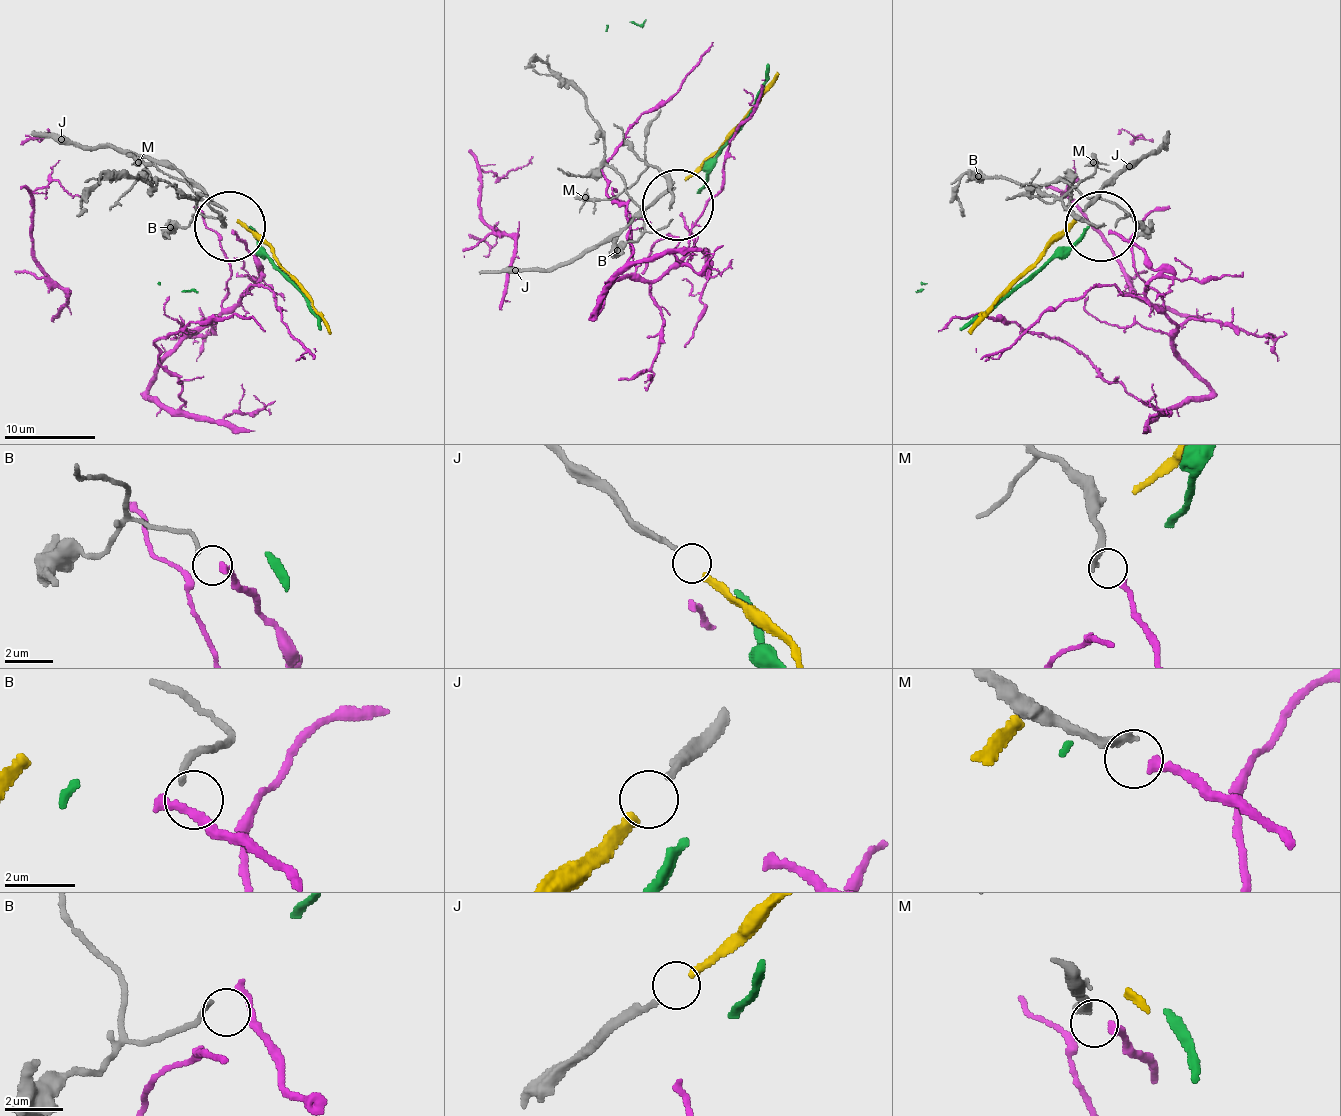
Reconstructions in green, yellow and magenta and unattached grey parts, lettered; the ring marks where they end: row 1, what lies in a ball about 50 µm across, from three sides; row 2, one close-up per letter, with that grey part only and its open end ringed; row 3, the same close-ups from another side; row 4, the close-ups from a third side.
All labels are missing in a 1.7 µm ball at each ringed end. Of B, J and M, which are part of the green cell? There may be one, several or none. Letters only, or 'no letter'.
no letter

